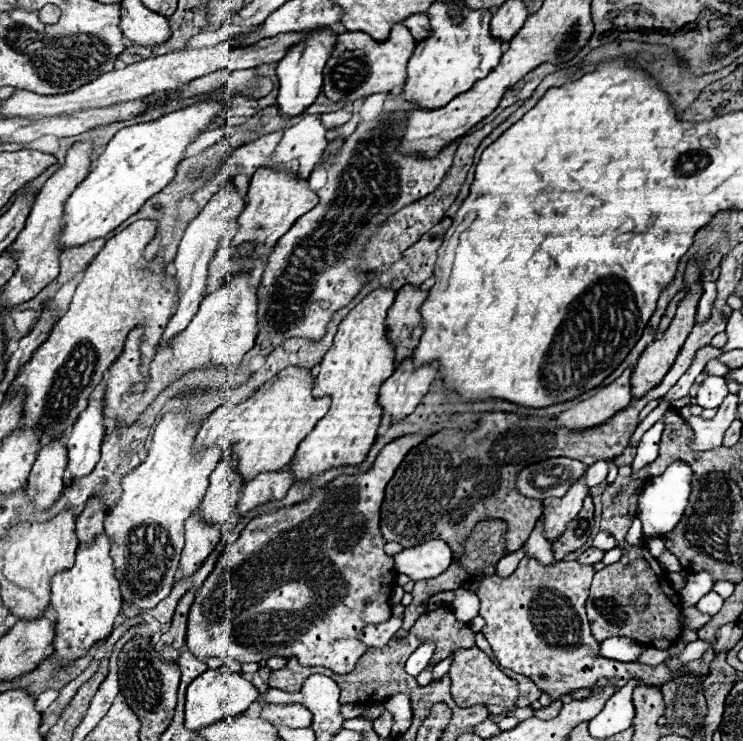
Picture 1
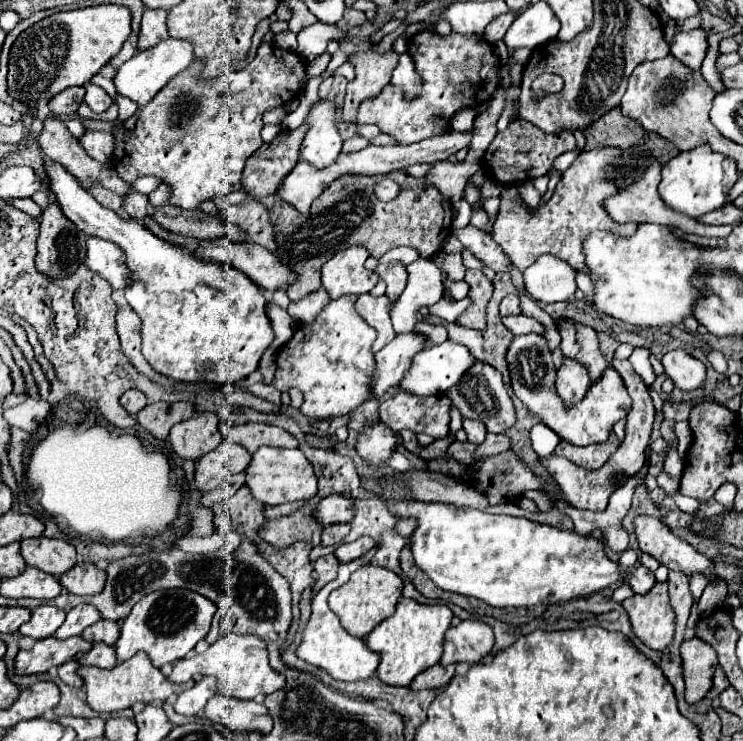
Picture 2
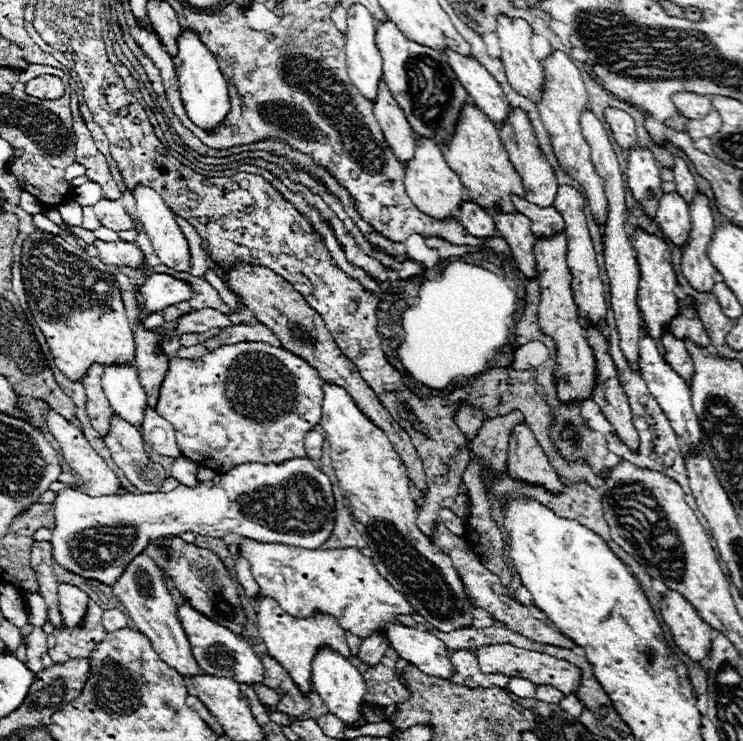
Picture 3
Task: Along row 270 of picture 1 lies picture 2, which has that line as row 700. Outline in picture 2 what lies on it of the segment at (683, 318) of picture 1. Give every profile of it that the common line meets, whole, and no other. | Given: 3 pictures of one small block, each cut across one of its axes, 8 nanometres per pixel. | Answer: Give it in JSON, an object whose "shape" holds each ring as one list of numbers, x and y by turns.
{"shape":[[700,638,682,642,680,654,682,654,682,674,686,682,686,702,694,704,710,692,712,674,718,660,712,646]]}

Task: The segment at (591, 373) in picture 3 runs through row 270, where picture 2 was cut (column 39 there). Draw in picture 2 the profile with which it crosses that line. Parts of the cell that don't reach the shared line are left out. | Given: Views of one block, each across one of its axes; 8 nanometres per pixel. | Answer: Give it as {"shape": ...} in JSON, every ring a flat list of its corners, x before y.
{"shape":[[44,536,22,540,20,554,28,566,52,574,54,578,76,566,76,548,64,540,52,540]]}

